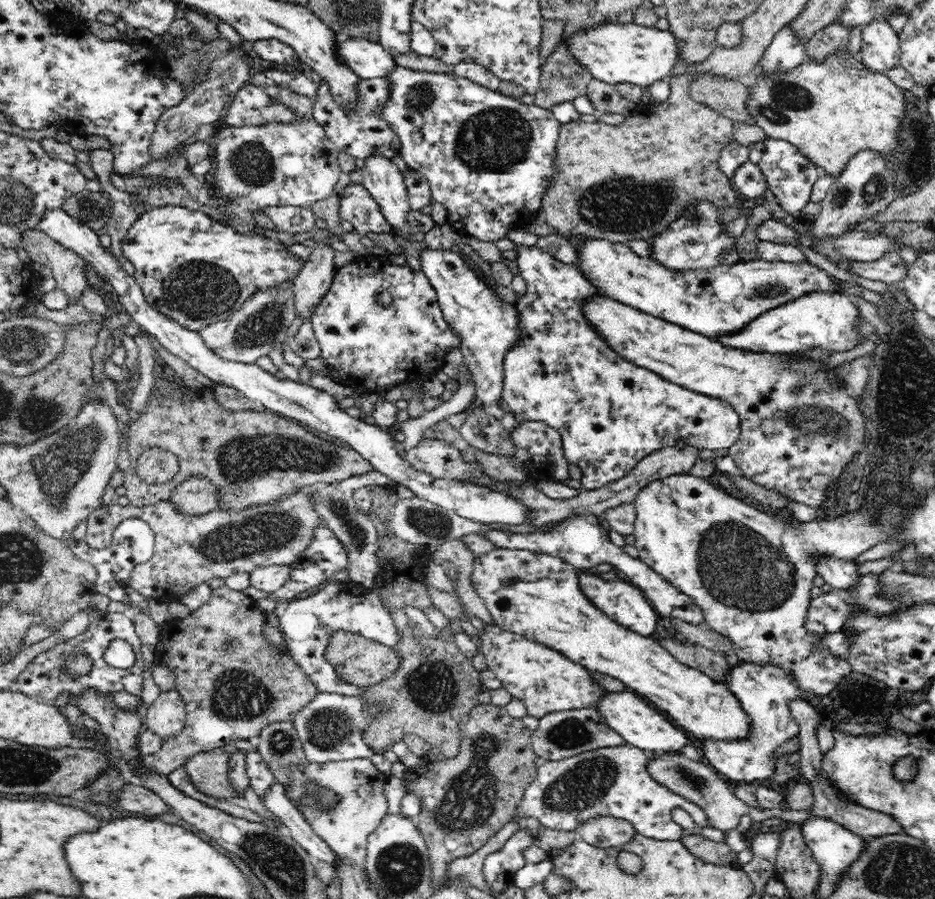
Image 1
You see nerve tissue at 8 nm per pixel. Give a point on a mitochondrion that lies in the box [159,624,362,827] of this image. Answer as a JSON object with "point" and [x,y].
{"point":[237,695]}

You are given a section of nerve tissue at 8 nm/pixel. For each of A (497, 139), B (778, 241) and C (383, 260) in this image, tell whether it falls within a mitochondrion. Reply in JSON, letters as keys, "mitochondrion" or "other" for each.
{"A":"mitochondrion","B":"other","C":"other"}

